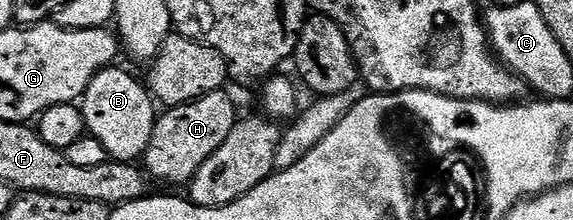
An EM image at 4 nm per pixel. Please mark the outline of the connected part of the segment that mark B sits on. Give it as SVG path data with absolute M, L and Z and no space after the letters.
M117 66L104 67L93 78L81 96L79 106L85 118L86 132L101 142L106 156L119 163L133 163L144 156L159 111L156 111L158 108L148 86Z

